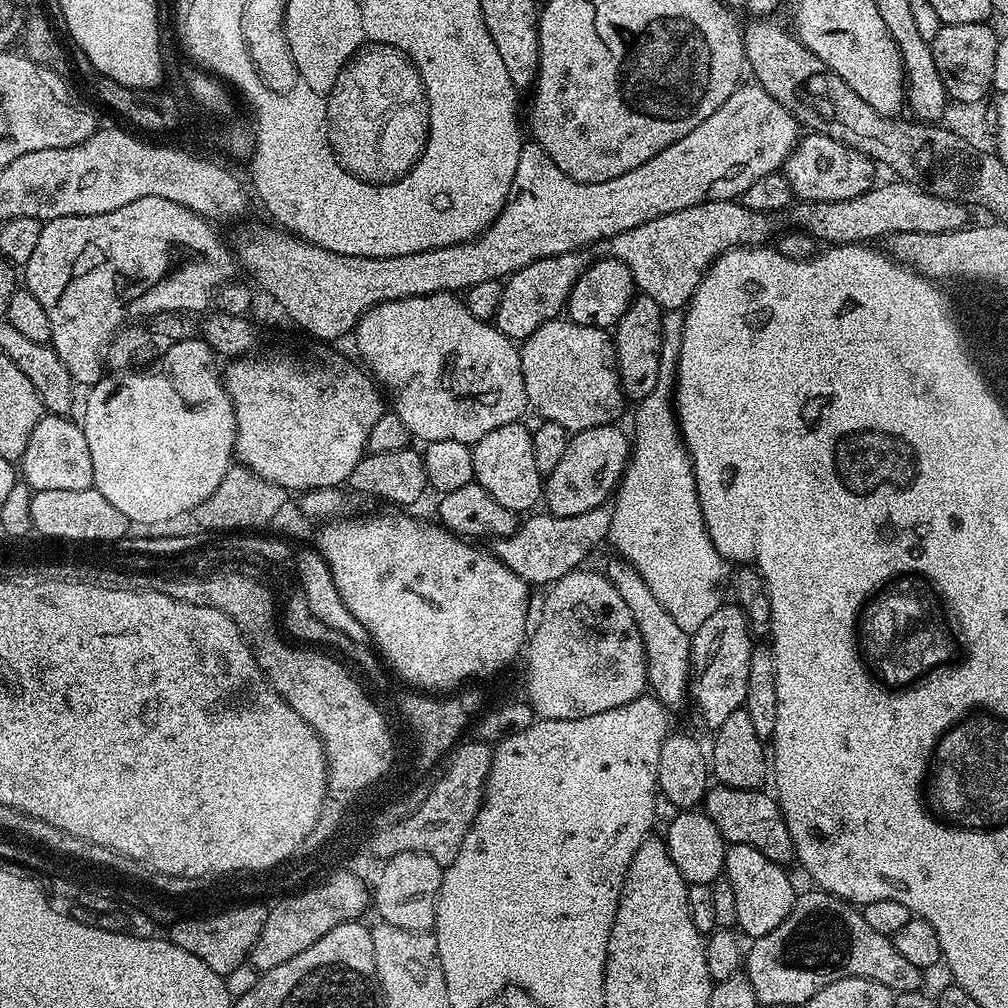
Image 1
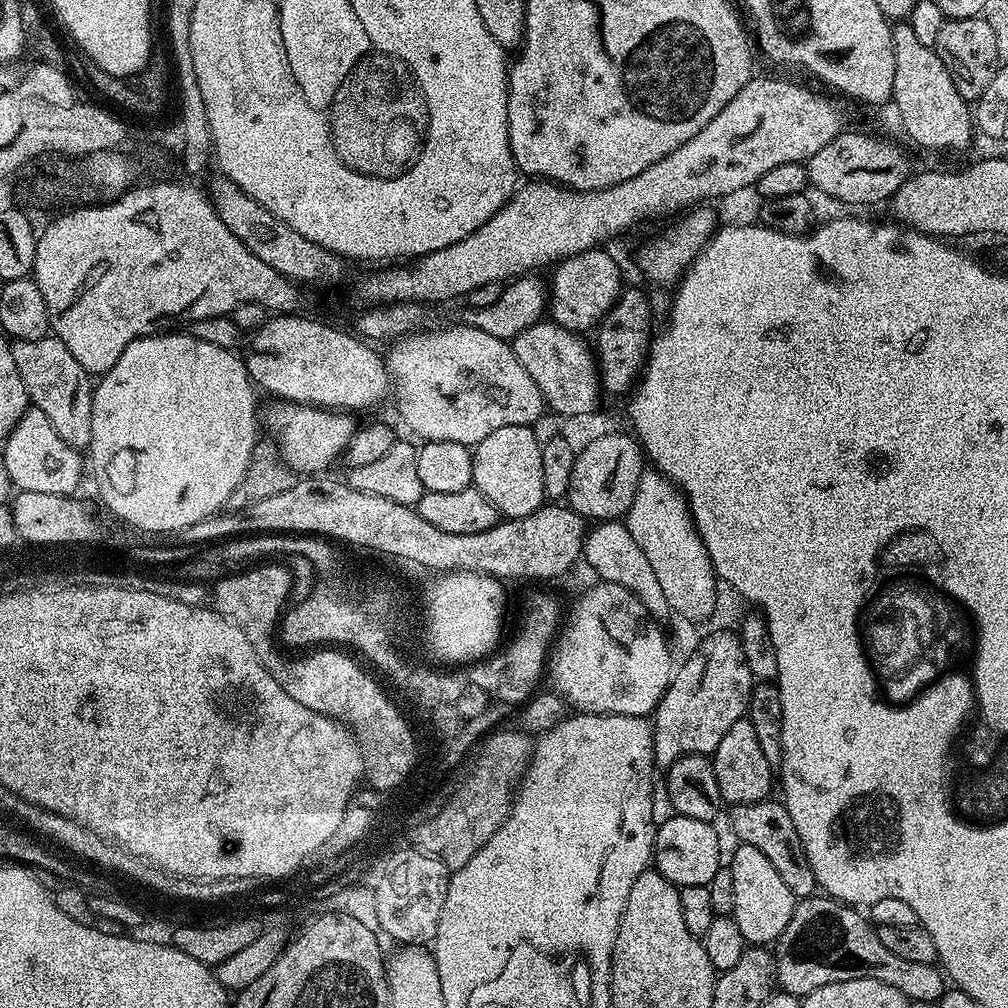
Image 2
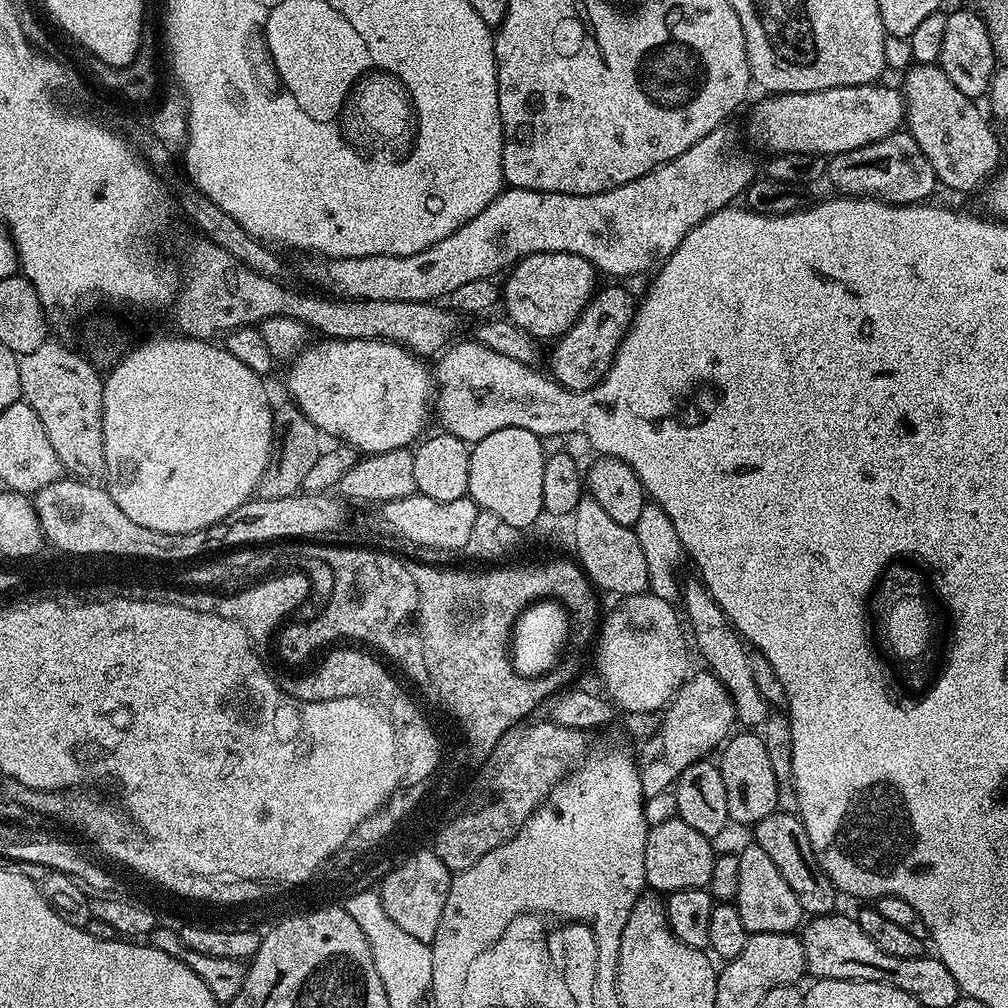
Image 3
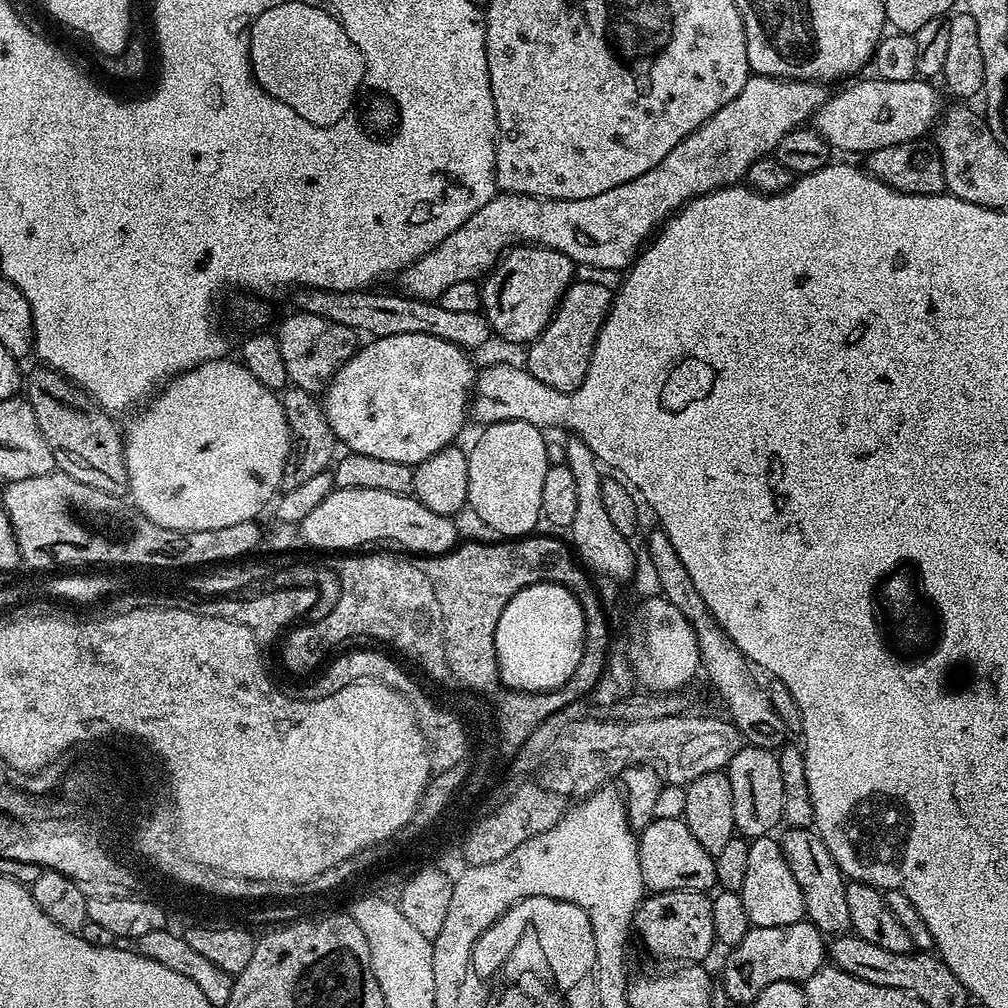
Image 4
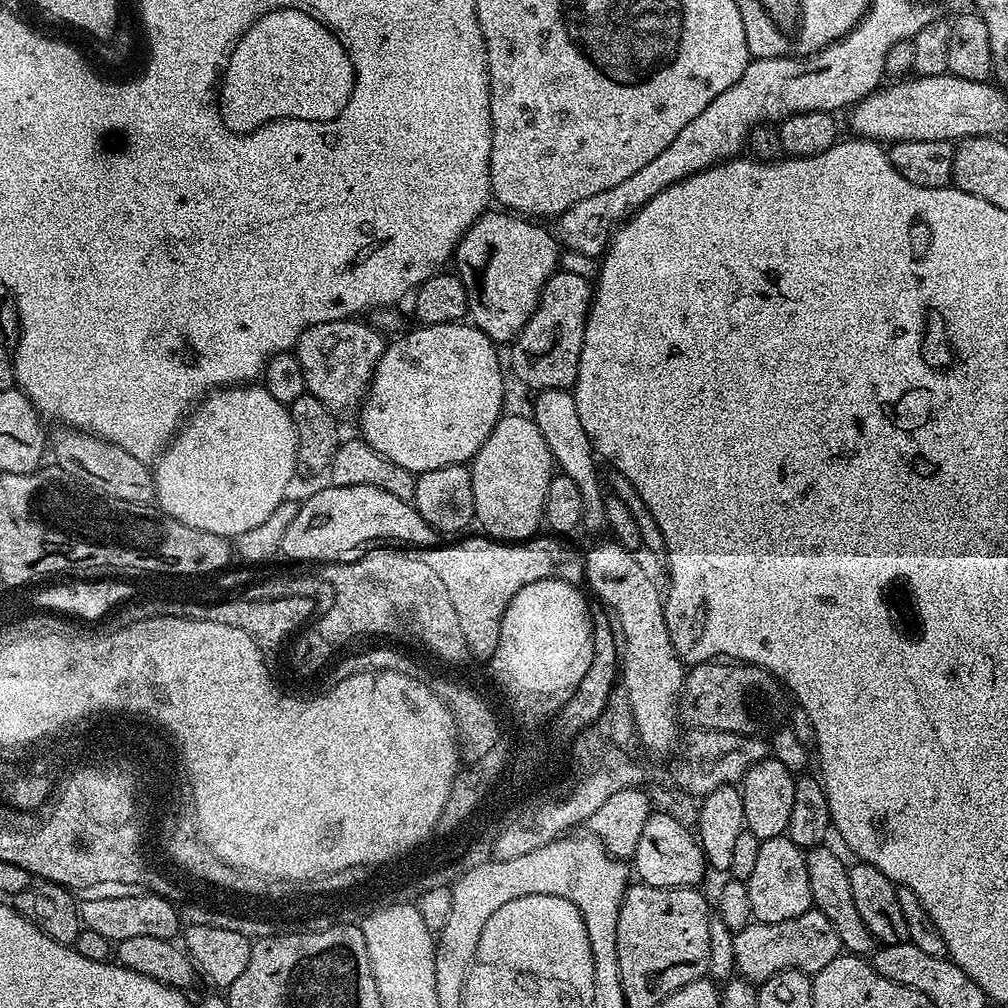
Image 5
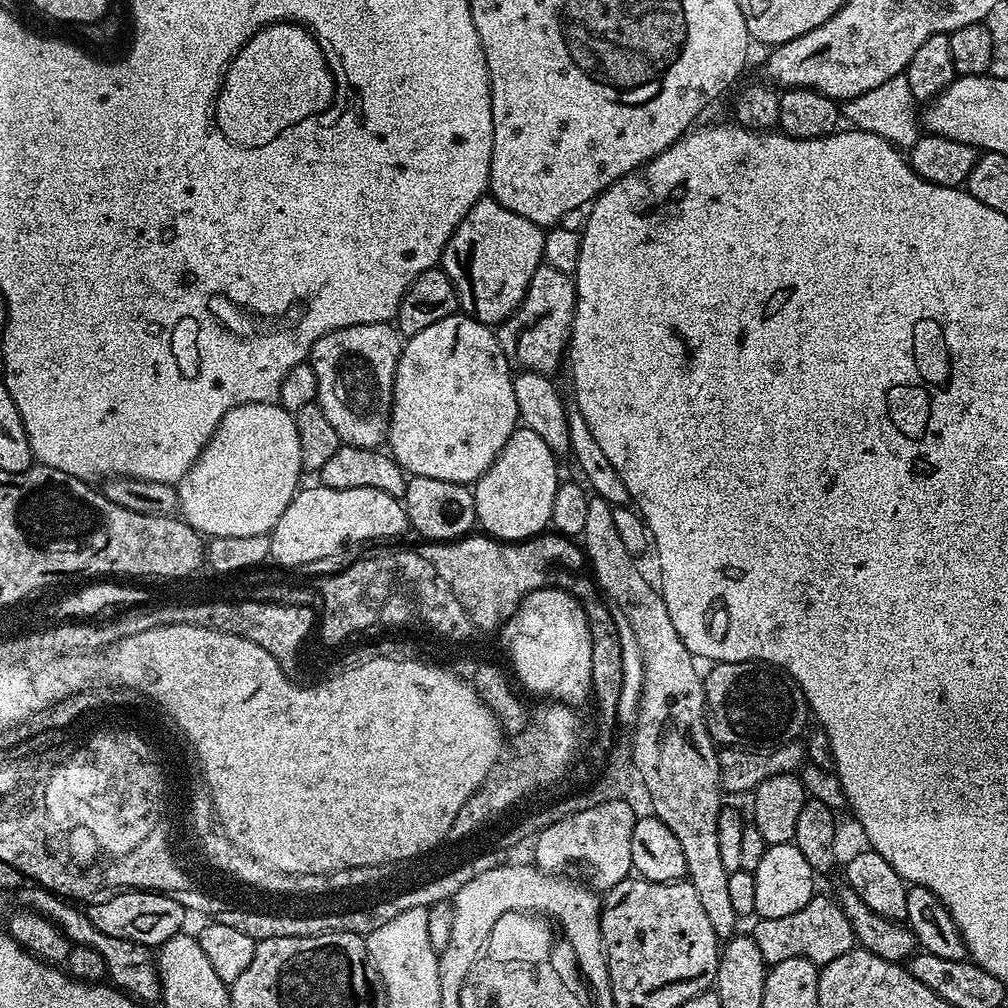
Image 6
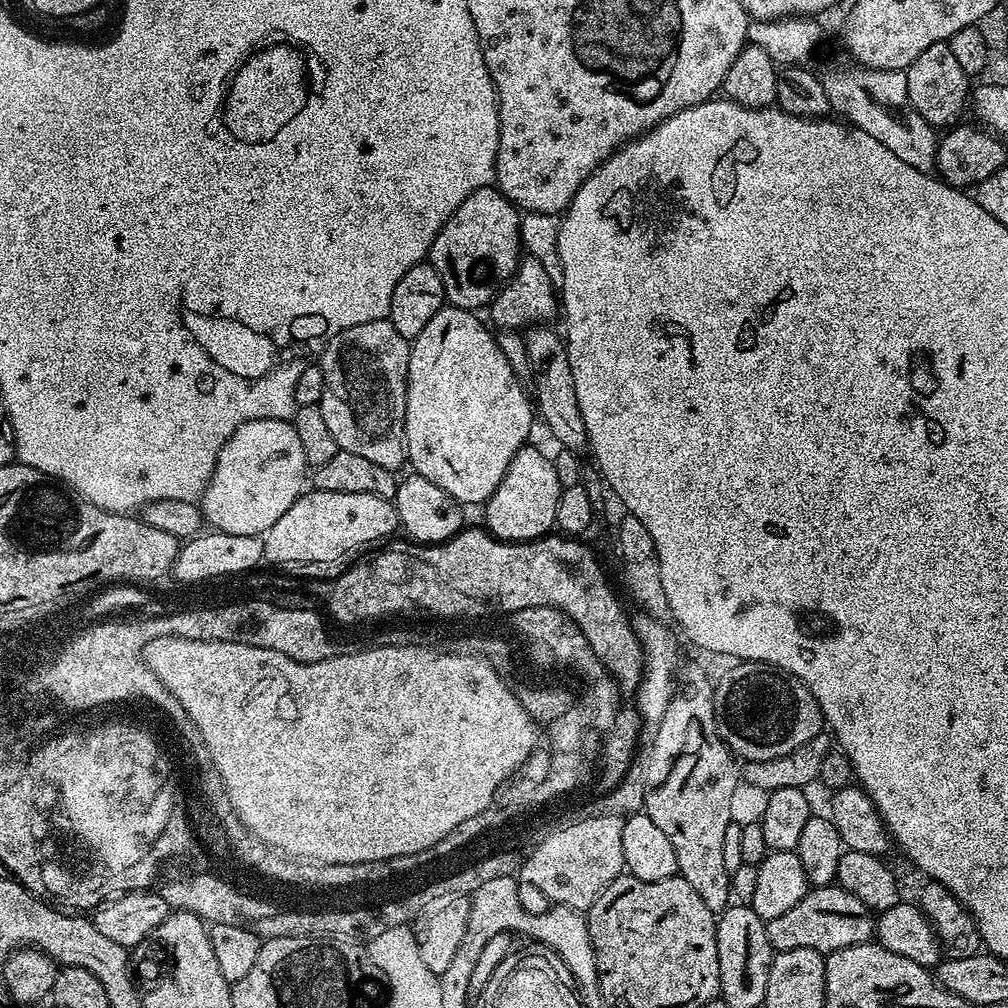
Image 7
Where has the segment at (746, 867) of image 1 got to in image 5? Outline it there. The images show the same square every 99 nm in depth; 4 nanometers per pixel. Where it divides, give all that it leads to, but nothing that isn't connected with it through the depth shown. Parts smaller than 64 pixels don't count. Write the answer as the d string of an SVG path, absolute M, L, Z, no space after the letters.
M787 834L761 840L758 846L758 859L754 861L754 871L747 880L750 890L750 910L753 921L786 922L789 918L798 918L813 907L808 877L808 861L805 853Z

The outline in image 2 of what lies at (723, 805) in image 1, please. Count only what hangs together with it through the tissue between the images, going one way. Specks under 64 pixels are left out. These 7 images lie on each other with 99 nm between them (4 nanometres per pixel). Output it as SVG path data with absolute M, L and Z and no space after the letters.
M769 798L753 804L731 805L732 832L739 843L754 846L770 858L770 863L778 870L782 882L790 886L792 893L798 898L811 896L817 891L818 885L814 878L814 870L810 870L810 858L806 858L806 850L802 846L802 838L798 838L798 830L779 799Z

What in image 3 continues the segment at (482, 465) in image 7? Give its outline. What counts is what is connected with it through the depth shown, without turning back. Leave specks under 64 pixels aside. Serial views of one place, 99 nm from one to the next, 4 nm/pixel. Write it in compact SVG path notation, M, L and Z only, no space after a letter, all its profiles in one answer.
M320 338L315 342L309 343L307 346L299 349L291 357L288 368L288 392L291 403L297 404L302 410L302 414L306 414L306 418L310 418L310 422L314 422L314 426L320 429L325 437L333 436L333 441L339 442L341 445L356 449L360 454L371 454L373 452L385 452L386 450L398 450L399 448L407 448L415 445L421 439L420 431L424 428L424 423L430 420L430 405L434 400L434 376L423 359L410 349L402 347L400 344L391 344L388 340L337 340L335 338Z

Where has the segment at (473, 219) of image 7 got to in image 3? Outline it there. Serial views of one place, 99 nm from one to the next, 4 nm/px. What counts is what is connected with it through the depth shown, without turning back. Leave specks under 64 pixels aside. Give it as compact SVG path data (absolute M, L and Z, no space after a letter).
M535 252L517 260L507 276L508 281L502 284L502 308L508 311L507 319L540 342L570 330L598 288L596 267L578 254L565 252Z

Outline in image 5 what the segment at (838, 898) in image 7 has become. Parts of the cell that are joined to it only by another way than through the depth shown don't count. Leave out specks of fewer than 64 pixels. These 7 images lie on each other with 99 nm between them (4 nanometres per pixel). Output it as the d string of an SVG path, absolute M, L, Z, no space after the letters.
M813 906L809 908L806 914L798 914L798 918L789 918L786 922L766 922L765 924L753 922L747 924L741 932L734 935L734 962L736 963L736 972L743 979L747 980L753 986L759 986L764 981L774 978L787 968L797 968L800 972L815 974L822 970L822 966L830 966L834 958L841 955L840 939L838 930L830 923L830 918L822 914L820 909Z

